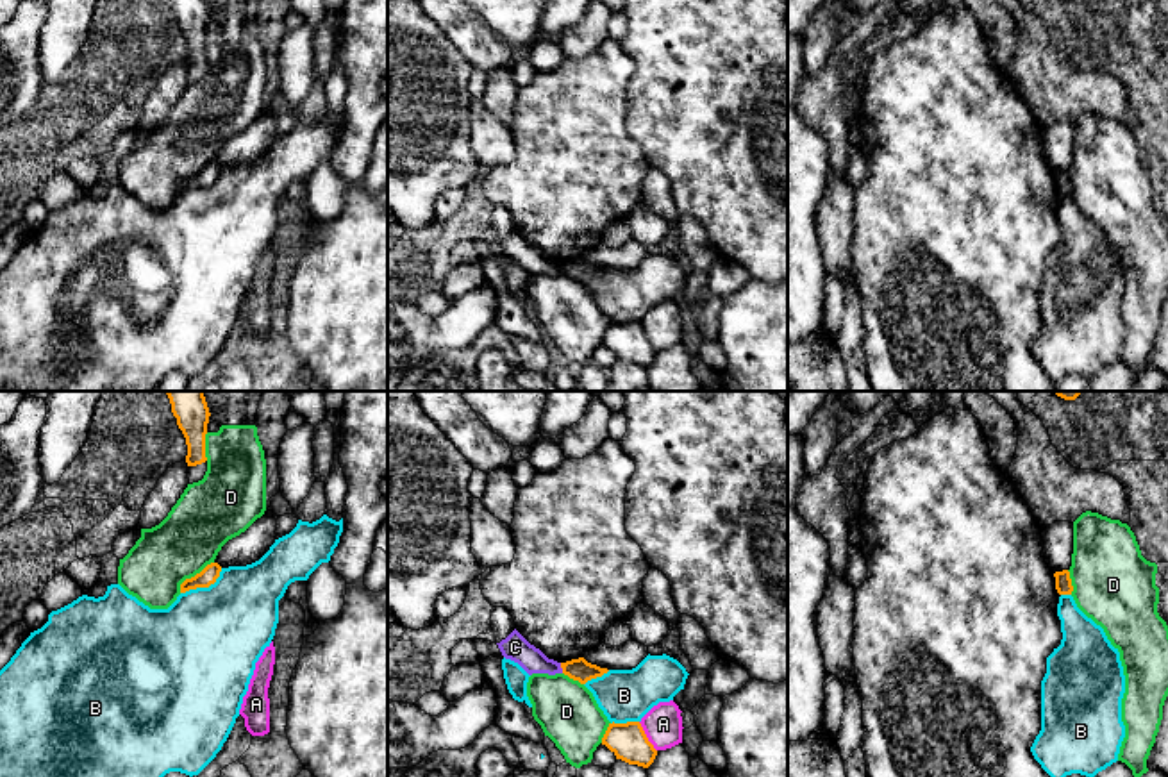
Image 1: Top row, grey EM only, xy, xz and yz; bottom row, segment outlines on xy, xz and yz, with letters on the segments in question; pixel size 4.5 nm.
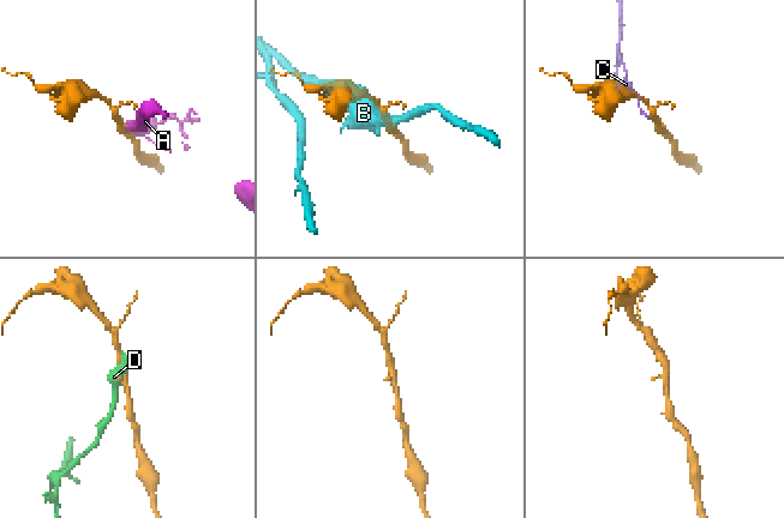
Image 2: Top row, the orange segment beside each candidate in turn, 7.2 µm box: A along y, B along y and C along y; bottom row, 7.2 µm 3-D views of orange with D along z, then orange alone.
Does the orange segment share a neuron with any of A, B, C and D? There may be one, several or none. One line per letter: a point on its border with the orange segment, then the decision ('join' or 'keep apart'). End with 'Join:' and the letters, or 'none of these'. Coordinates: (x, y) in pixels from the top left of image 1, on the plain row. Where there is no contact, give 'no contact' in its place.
A: contact xz (645, 336); keep apart
B: contact xy (204, 186); keep apart
C: contact xz (561, 267); keep apart
D: contact xy (195, 175); keep apart
Join: none of these

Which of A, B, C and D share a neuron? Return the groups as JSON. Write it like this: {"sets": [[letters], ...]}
{"sets": [["A"], ["B"], ["C"], ["D"]]}

